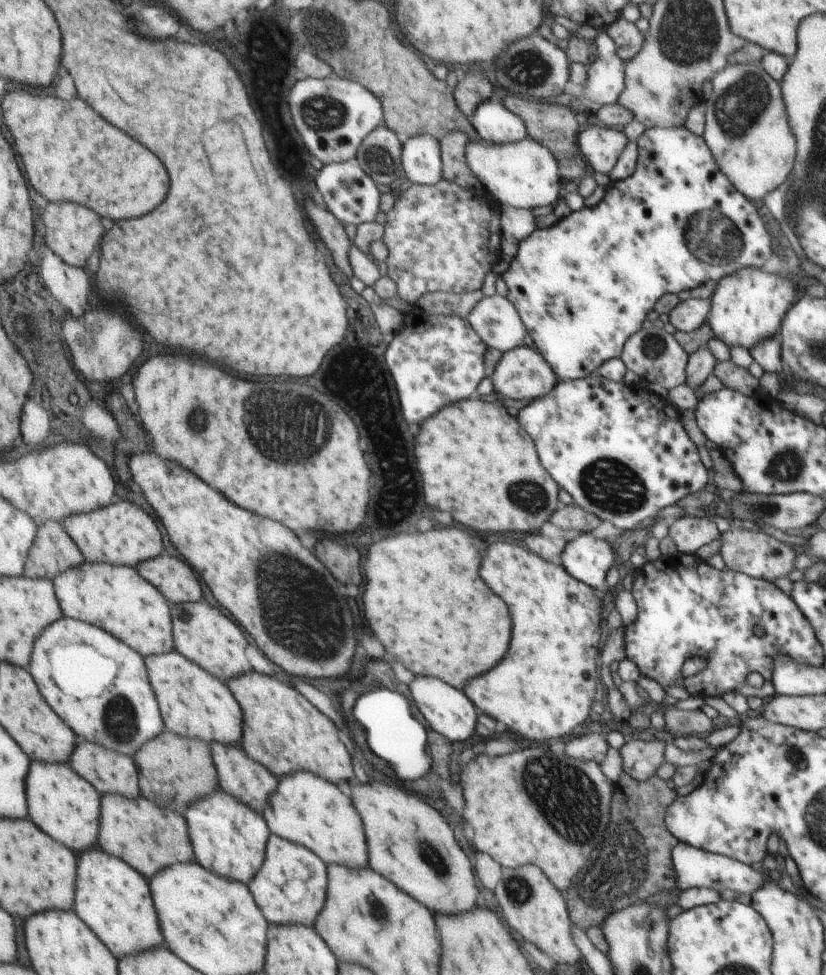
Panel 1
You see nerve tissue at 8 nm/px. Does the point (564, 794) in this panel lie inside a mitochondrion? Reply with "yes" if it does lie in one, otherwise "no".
yes

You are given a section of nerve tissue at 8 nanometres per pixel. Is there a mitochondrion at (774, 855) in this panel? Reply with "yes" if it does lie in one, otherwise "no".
no

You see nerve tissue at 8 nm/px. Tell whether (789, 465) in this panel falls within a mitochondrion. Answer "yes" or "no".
yes

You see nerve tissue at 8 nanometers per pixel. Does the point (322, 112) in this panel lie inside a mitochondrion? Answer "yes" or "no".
yes

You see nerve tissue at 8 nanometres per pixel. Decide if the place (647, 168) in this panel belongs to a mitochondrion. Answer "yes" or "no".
no

